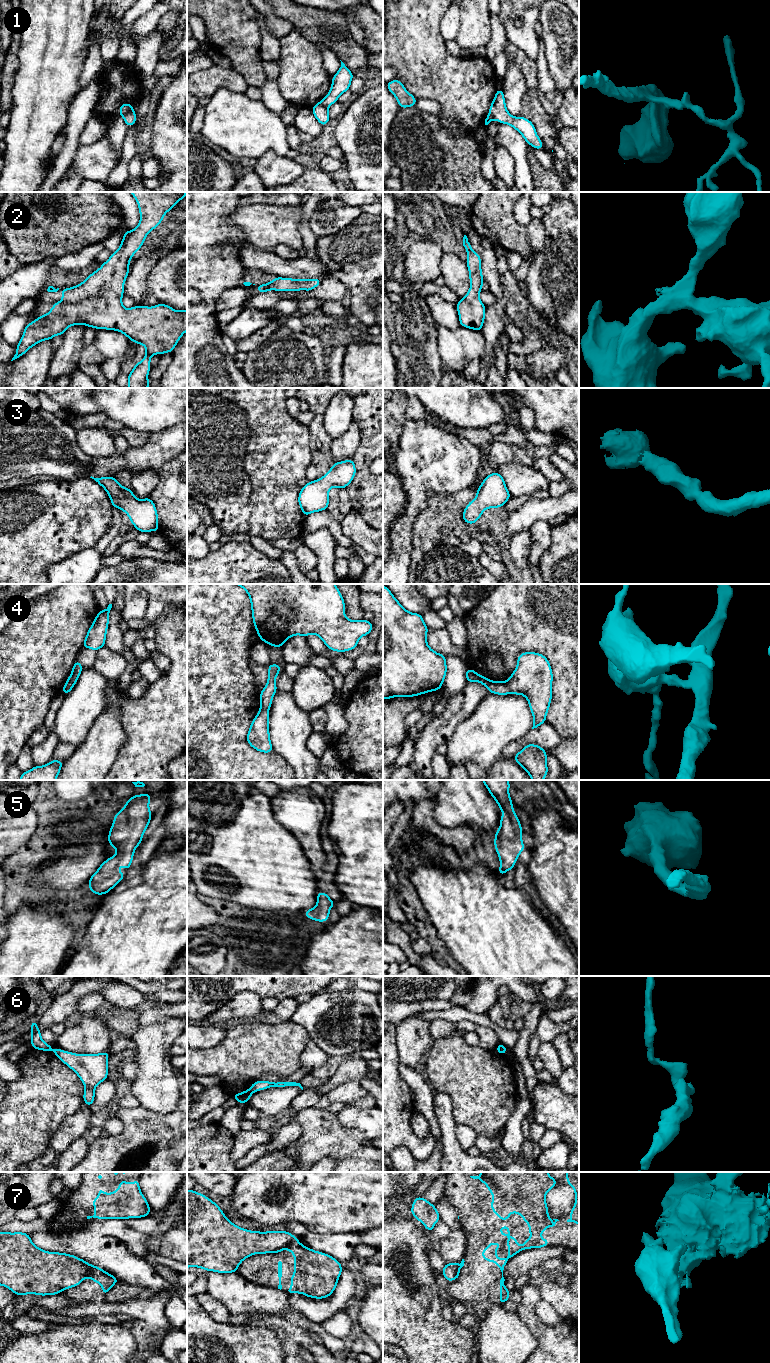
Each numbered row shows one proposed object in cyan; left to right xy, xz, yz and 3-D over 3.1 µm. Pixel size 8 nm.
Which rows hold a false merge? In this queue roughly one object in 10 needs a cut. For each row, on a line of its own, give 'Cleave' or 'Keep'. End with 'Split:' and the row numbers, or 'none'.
1: Cleave
2: Keep
3: Keep
4: Cleave
5: Keep
6: Cleave
7: Cleave
Split: 1, 4, 6, 7

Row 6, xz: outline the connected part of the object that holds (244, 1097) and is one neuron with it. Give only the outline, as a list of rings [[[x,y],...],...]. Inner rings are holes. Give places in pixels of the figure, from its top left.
[[[245,1090],[242,1093],[236,1093],[232,1096],[238,1103],[248,1103],[251,1097],[251,1092]]]

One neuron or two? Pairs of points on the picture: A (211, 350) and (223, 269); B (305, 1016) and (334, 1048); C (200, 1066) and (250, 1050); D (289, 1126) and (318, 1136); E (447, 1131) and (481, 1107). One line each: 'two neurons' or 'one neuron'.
A: one neuron
B: one neuron
C: one neuron
D: two neurons
E: two neurons

